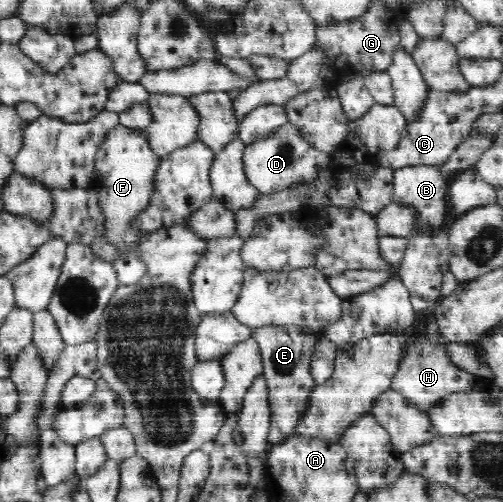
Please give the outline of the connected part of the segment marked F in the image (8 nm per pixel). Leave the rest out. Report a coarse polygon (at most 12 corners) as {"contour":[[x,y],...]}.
{"contour":[[119,123],[95,156],[89,188],[117,249],[120,285],[140,282],[145,237],[130,226],[155,192],[162,161]]}

